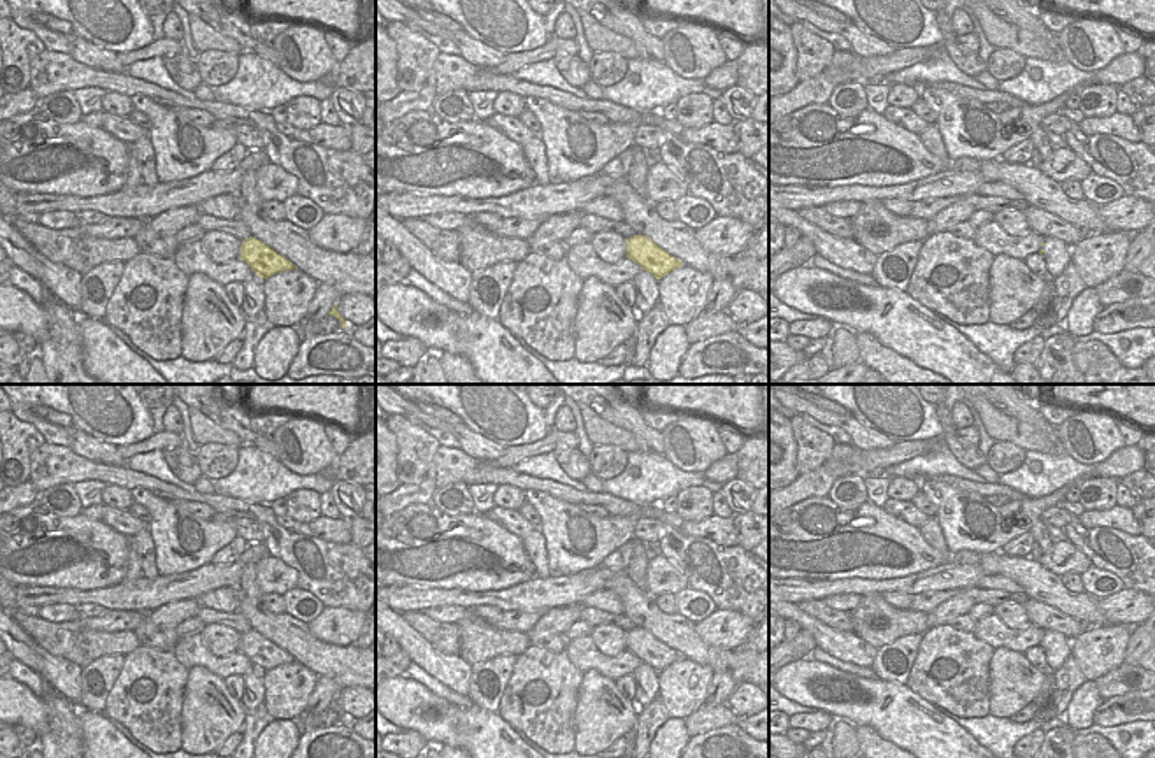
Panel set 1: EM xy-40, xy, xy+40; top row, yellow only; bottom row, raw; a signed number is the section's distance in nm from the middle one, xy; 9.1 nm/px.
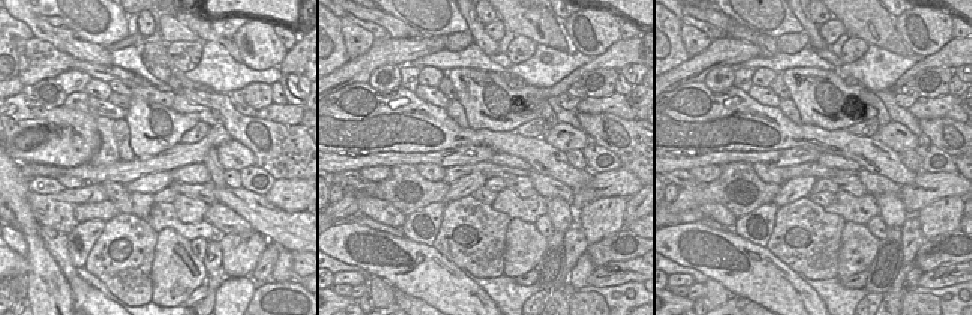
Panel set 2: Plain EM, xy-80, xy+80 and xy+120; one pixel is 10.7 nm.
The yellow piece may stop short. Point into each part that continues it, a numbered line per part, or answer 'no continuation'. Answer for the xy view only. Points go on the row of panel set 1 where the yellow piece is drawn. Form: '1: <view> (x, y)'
no continuation

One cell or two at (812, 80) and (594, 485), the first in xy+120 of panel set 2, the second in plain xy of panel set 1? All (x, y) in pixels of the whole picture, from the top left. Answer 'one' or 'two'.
two

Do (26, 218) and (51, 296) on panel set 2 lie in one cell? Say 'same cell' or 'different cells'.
same cell

